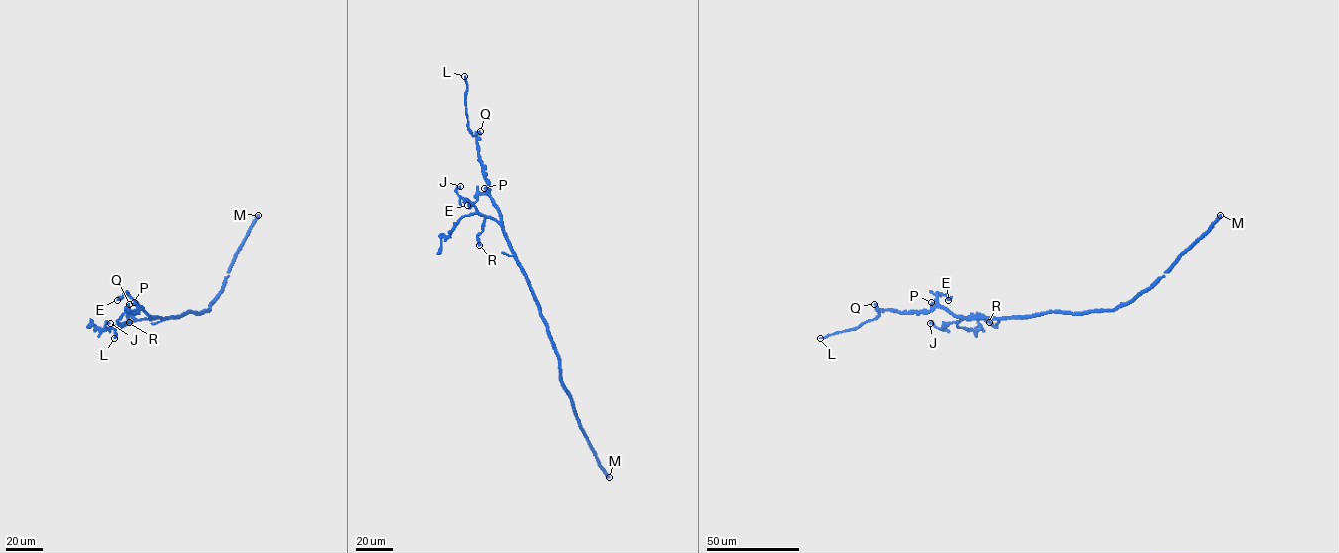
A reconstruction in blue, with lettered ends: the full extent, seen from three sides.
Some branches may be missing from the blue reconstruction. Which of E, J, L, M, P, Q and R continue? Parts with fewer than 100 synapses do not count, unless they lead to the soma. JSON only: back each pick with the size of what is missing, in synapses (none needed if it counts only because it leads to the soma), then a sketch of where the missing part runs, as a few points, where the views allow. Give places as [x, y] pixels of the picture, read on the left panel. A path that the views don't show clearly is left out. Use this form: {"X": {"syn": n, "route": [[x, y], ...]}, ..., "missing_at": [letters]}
{"L": {"syn": 180, "route": [[114, 338], [130, 331], [129, 341], [115, 342], [119, 347], [103, 368], [69, 328], [57, 200], [73, 145]]}, "missing_at": ["L"]}

